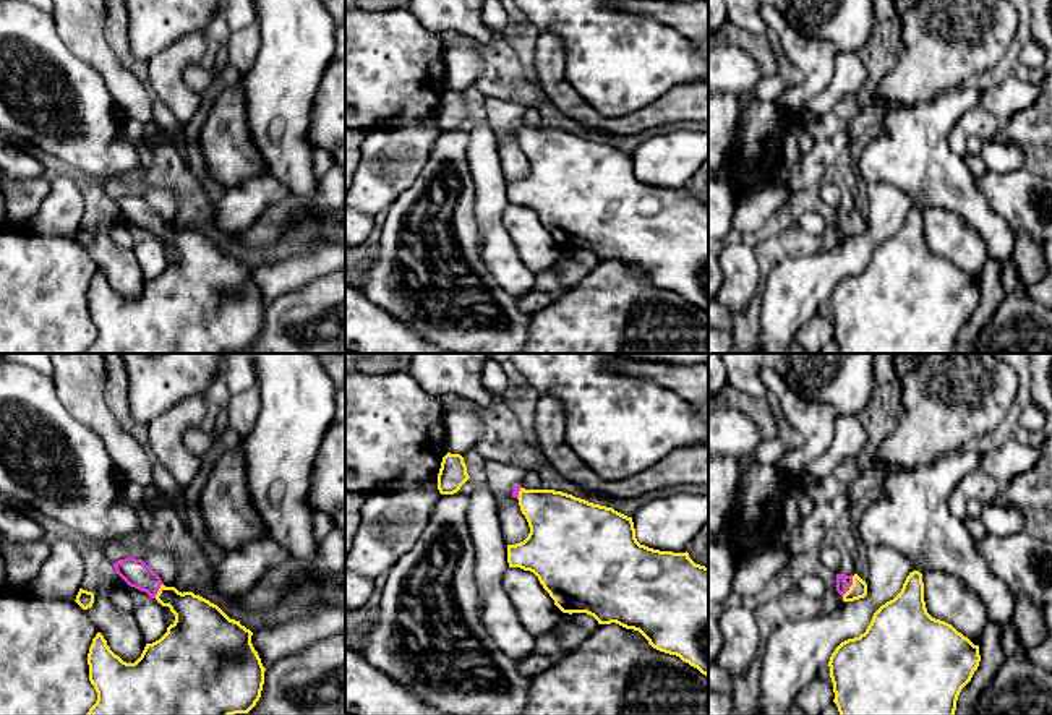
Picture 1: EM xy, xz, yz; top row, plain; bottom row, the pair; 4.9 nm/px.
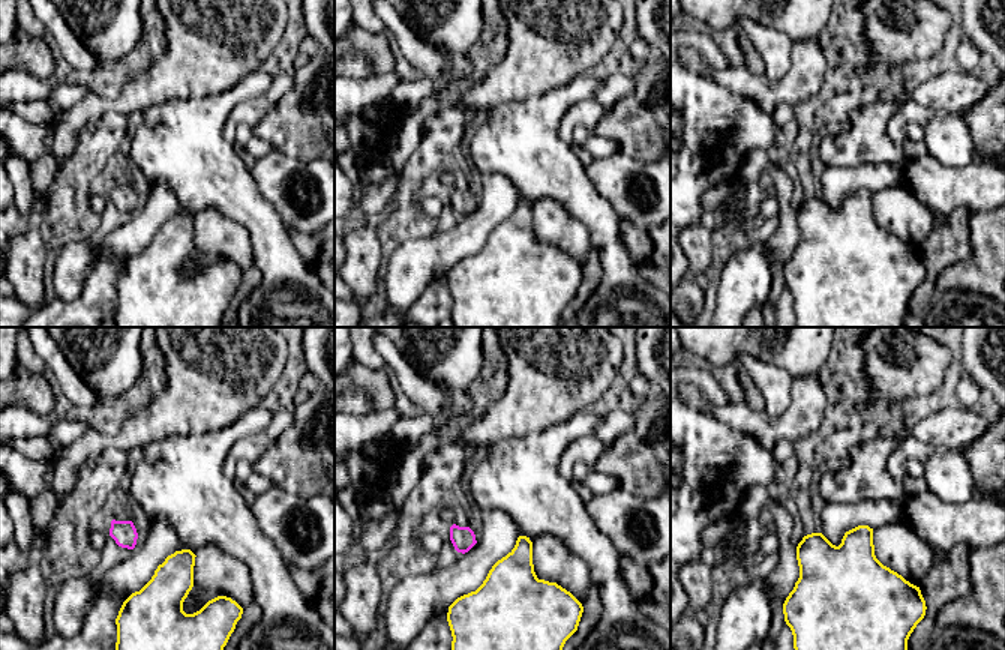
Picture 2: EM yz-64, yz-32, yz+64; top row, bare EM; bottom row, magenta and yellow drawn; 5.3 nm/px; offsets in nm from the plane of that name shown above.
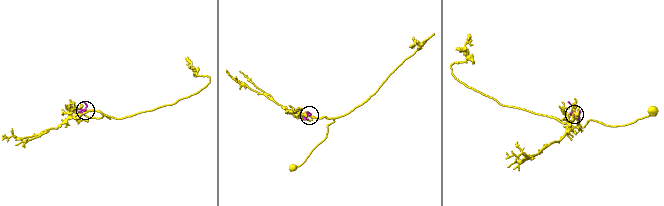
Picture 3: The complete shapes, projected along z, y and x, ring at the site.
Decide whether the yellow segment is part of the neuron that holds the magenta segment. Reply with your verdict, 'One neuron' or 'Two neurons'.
One neuron

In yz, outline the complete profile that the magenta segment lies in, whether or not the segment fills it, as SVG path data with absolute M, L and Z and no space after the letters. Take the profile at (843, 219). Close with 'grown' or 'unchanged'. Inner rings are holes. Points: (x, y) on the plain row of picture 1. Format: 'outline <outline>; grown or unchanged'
outline M836 211L836 229L843 233L843 238L854 238L867 232L867 220L857 211L841 212Z; grown

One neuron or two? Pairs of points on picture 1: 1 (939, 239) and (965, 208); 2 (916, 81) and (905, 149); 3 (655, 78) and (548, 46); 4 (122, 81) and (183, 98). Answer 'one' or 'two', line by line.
1: two
2: two
3: two
4: two

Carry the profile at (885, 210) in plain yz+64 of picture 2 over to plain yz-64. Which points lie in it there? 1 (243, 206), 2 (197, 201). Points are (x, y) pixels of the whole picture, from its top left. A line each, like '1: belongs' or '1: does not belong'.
1: does not belong
2: does not belong

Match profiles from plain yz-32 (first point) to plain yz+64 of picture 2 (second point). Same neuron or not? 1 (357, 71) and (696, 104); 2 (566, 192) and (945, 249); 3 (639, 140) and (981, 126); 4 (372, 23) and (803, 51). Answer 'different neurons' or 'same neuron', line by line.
1: same neuron
2: different neurons
3: same neuron
4: different neurons

